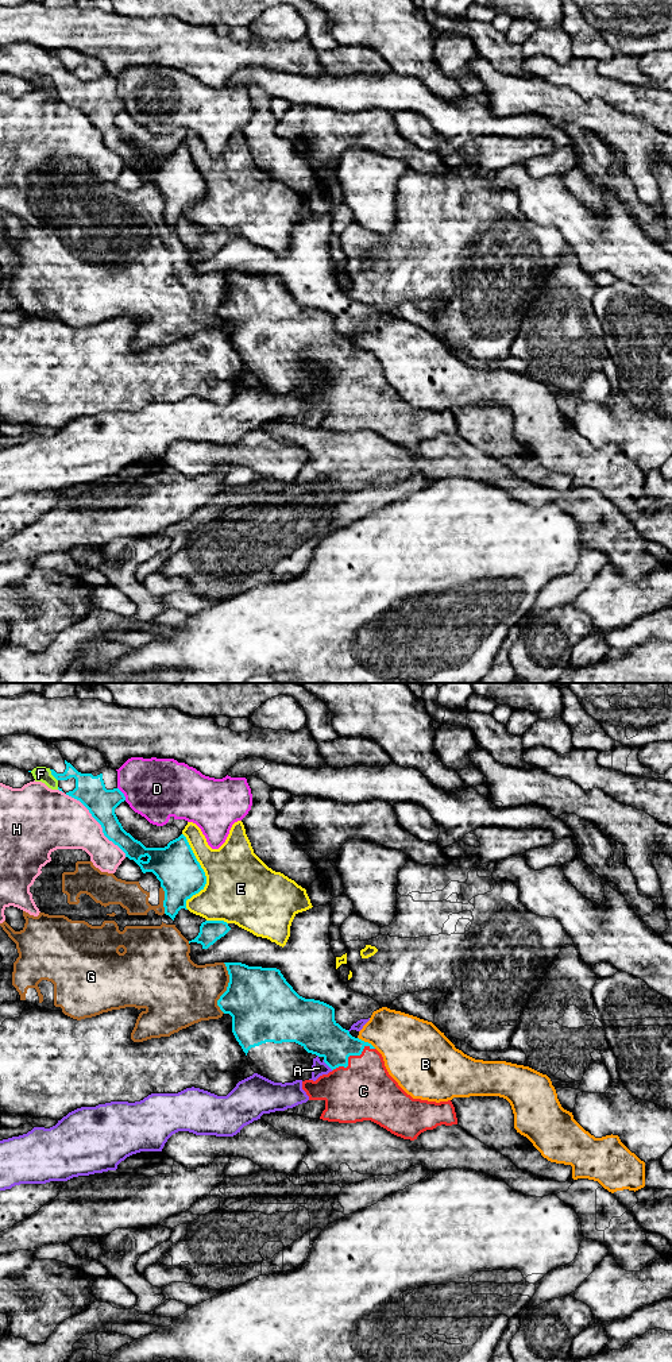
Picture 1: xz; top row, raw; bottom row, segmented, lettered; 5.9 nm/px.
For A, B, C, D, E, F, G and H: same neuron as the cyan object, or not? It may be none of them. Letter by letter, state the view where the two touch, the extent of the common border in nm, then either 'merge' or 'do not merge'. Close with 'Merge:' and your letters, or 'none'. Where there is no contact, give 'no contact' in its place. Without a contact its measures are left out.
A: xz | 90 nm | do not merge
B: xz | 130 nm | do not merge
C: xz | 300 nm | merge
D: xz | 90 nm | do not merge
E: xz | 460 nm | do not merge
F: xz | 90 nm | do not merge
G: xz | 300 nm | do not merge
H: xz | 500 nm | do not merge
Merge: C

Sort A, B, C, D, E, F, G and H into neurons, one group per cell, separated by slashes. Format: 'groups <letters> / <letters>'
groups A / B / C / D / E / F / G / H

